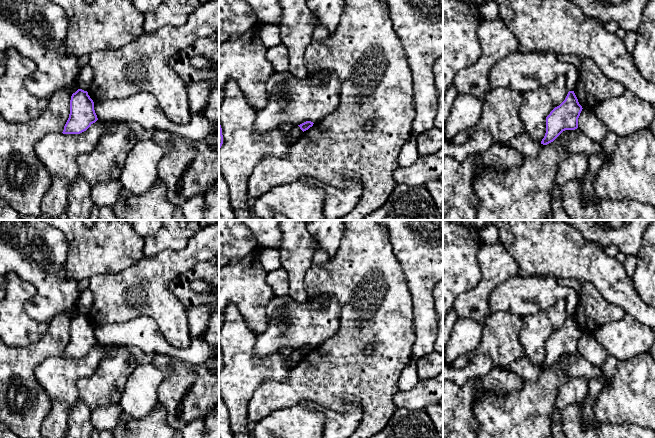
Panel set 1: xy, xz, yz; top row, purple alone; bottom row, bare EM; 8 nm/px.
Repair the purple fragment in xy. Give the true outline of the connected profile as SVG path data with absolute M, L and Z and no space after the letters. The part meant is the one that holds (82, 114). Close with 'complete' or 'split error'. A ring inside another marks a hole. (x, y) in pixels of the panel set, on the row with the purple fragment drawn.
M78 89L70 100L70 114L63 134L80 134L98 120L94 102L87 91Z; complete

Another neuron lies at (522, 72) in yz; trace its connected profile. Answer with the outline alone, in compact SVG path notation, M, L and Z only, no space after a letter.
M548 52L512 53L498 61L490 71L490 85L497 87L509 87L519 93L534 90L540 86L550 84L559 76L565 76L569 91L575 91L578 80L578 69L570 64L560 62L556 54Z

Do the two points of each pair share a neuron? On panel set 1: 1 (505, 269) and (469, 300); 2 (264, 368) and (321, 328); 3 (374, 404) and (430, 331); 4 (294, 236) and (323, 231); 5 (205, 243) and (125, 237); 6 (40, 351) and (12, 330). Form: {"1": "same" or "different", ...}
{"1": "same", "2": "different", "3": "different", "4": "different", "5": "different", "6": "different"}

